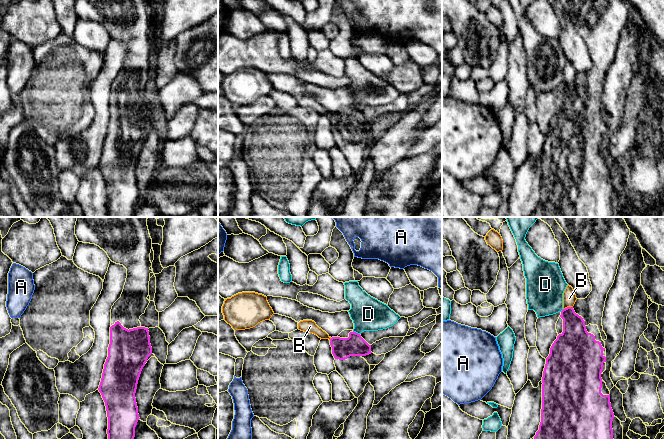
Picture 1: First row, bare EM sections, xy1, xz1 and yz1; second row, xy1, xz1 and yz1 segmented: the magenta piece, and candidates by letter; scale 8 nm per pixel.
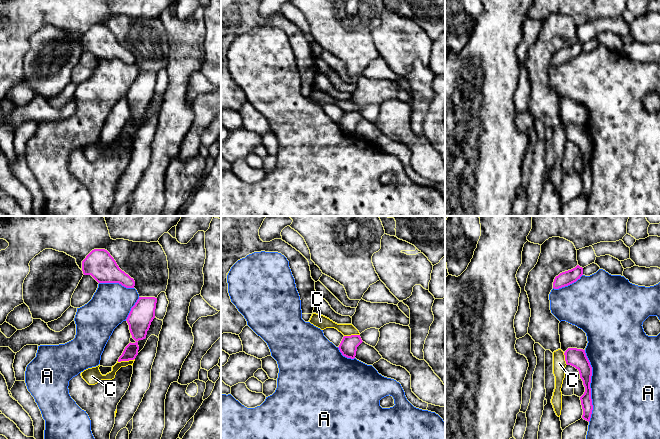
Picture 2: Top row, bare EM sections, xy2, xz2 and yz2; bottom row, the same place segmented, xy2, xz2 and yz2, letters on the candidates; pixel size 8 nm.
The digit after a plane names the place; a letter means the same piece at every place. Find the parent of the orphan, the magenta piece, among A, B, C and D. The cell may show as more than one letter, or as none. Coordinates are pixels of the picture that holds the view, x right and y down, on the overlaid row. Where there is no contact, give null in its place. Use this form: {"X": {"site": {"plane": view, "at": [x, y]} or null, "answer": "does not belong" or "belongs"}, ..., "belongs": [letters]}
{"A": {"site": {"plane": "yz2", "at": [589, 386]}, "answer": "does not belong"}, "B": {"site": {"plane": "yz1", "at": [567, 307]}, "answer": "does not belong"}, "C": {"site": {"plane": "xy2", "at": [125, 360]}, "answer": "does not belong"}, "D": {"site": {"plane": "xz1", "at": [355, 332]}, "answer": "does not belong"}, "belongs": []}

